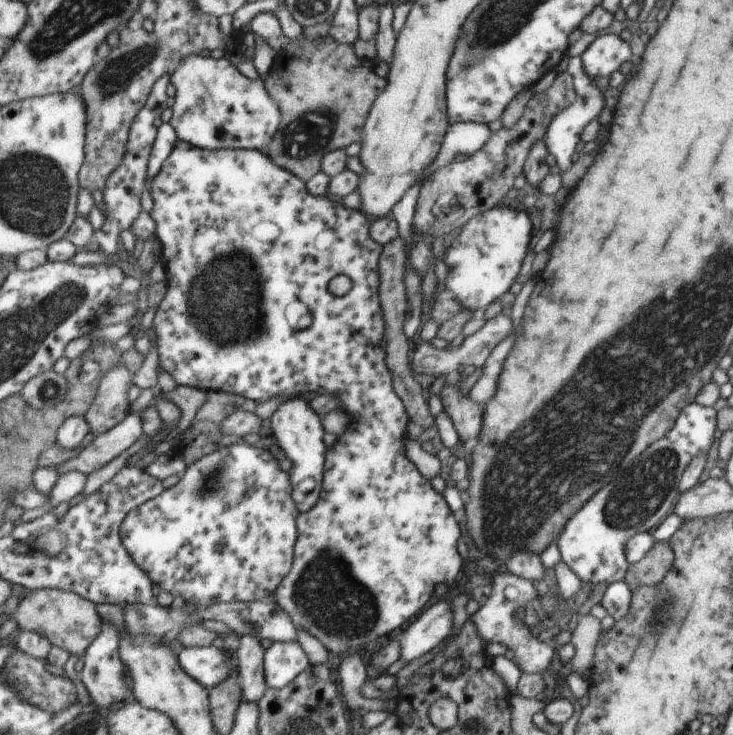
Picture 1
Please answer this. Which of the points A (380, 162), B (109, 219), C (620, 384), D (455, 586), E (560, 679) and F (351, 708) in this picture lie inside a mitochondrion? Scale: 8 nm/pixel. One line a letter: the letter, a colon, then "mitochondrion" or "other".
A: other
B: other
C: mitochondrion
D: other
E: other
F: other

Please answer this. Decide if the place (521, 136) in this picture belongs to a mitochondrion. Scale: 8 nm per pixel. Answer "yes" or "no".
no

